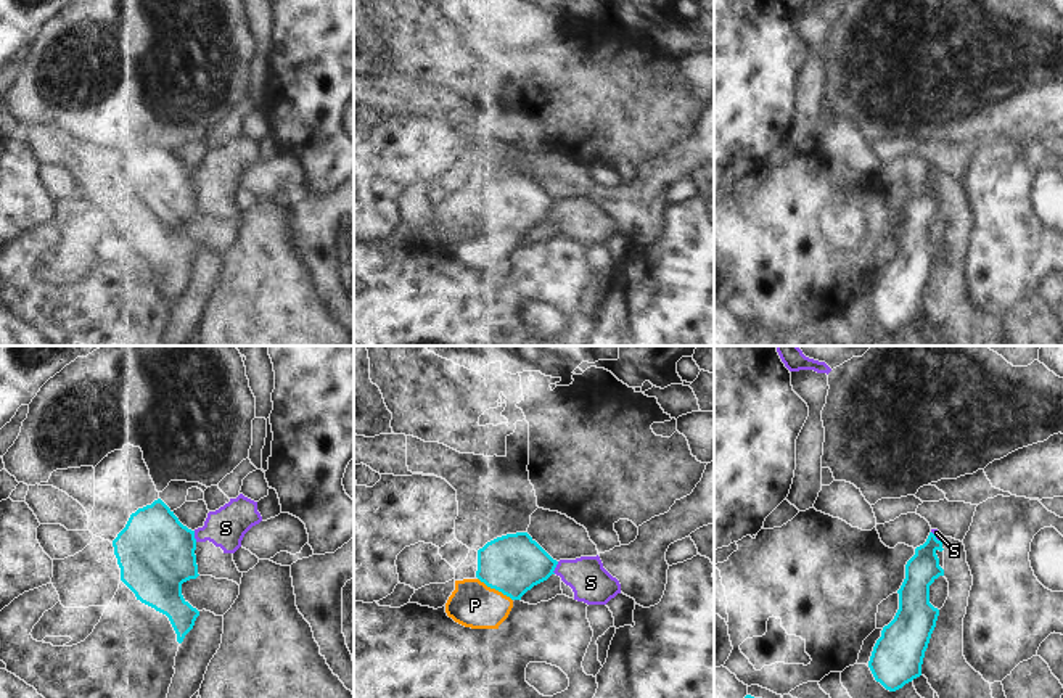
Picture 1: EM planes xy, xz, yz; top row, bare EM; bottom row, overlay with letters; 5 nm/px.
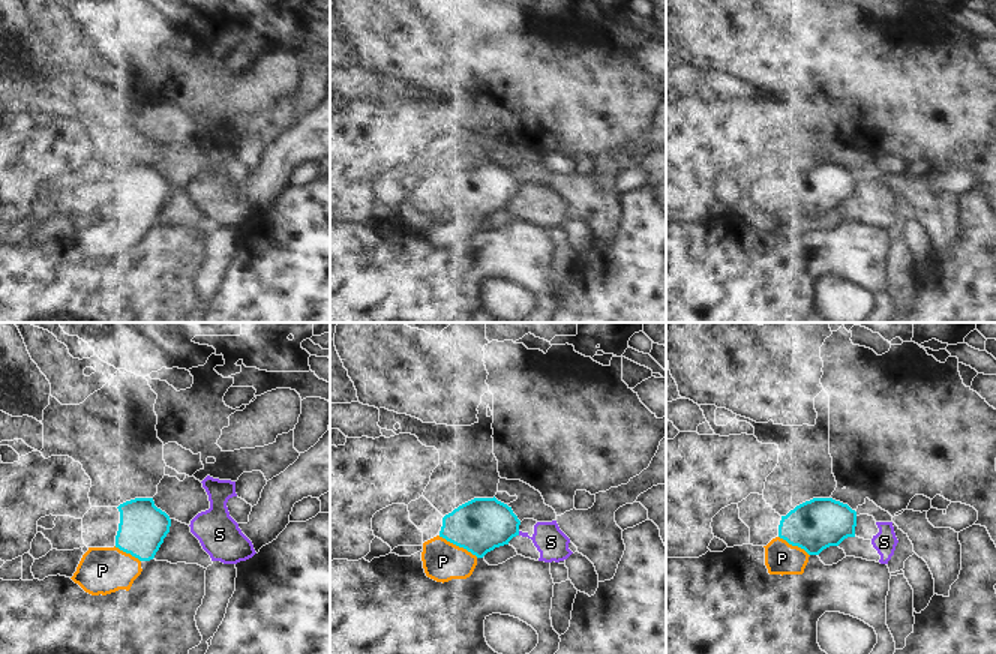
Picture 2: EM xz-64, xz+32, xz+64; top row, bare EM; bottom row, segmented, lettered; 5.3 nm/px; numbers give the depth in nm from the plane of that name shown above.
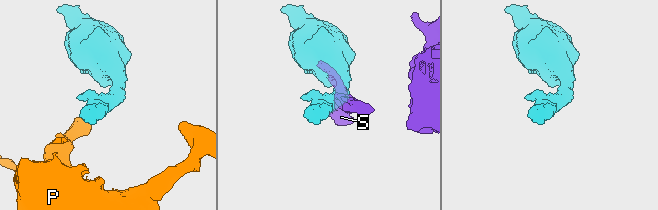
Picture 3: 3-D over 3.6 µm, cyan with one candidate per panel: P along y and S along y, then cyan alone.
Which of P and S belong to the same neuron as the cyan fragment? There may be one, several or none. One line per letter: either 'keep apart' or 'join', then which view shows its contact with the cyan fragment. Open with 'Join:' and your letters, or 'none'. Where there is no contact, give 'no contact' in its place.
Join: P
P: join | xz
S: keep apart | xz

